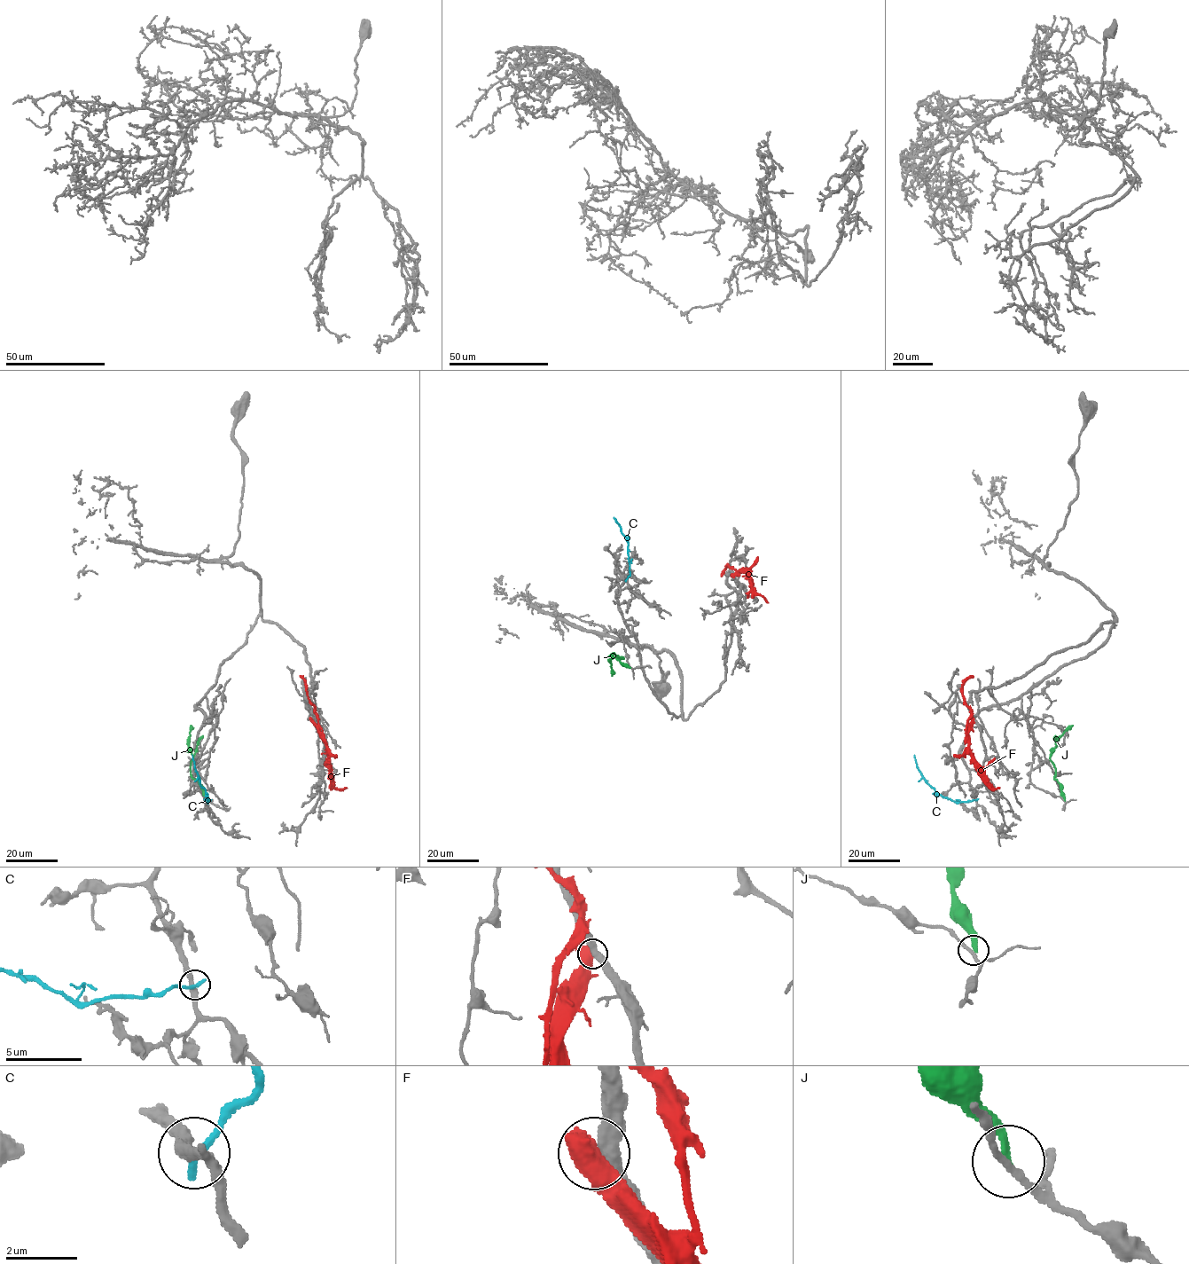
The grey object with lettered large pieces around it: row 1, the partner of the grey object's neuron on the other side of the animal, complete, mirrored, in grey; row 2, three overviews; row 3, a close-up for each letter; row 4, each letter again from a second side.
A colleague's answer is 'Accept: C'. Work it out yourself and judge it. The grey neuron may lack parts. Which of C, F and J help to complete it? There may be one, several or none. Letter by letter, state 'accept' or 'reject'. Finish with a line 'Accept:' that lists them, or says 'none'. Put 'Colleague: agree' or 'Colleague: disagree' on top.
Colleague: disagree
C: reject
F: reject
J: reject
Accept: none

